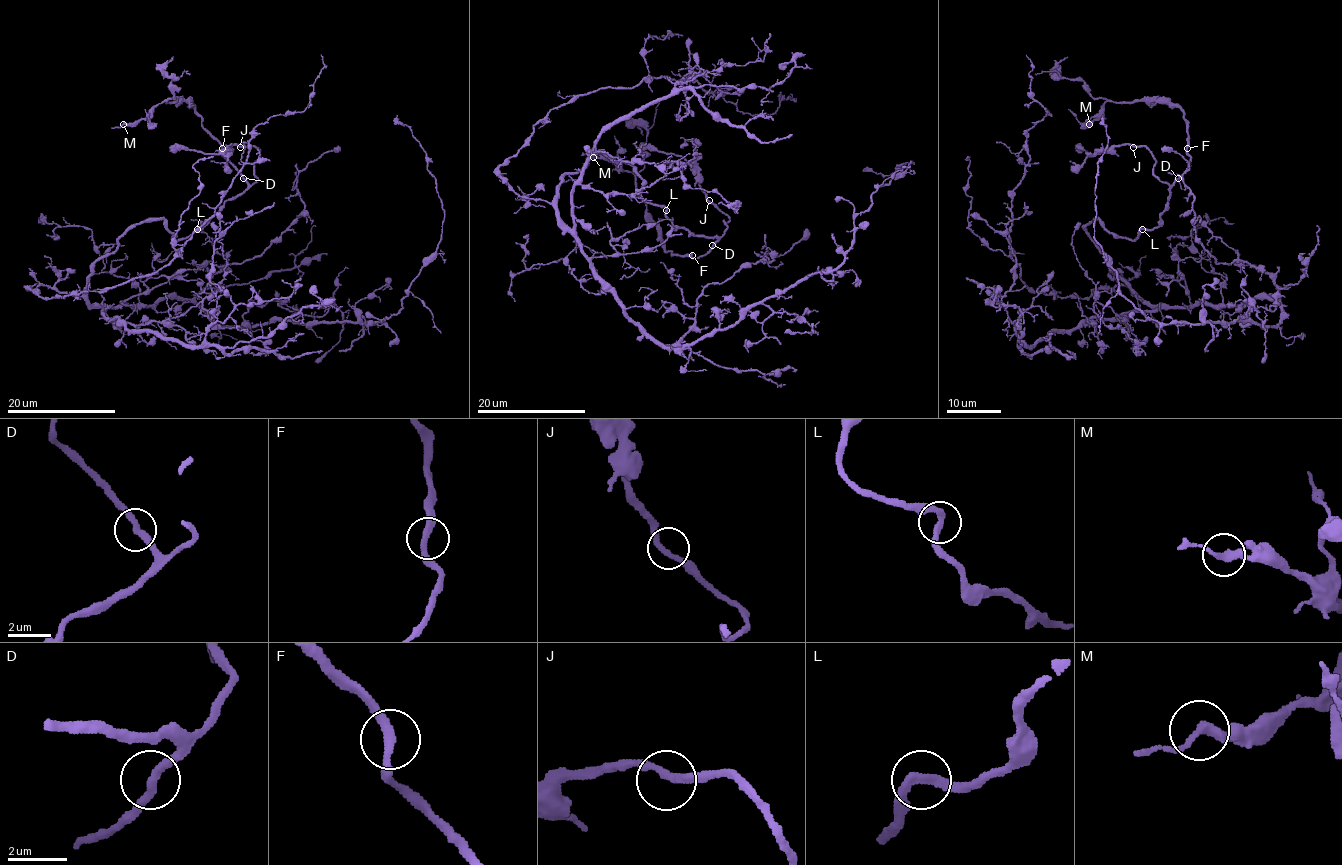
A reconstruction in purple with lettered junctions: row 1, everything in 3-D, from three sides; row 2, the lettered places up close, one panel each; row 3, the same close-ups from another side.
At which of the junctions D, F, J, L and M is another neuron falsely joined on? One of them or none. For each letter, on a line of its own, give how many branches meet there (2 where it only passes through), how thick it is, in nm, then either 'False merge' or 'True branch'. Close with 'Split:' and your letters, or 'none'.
D: Branches: 2. Thickness 280 nm. True branch
F: Branches: 2. Thickness 300 nm. True branch
J: Branches: 2. Thickness 260 nm. True branch
L: Branches: 2. Thickness 280 nm. True branch
M: Branches: 2. Thickness 320 nm. True branch
Split: none

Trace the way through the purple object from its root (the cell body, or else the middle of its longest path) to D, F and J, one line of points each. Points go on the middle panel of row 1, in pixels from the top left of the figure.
D: (590, 259), (559, 215), (557, 185), (598, 153), (628, 161), (646, 200), (712, 245)
F: (590, 259), (559, 215), (557, 185), (598, 153), (628, 161), (642, 196), (674, 226), (718, 240), (692, 255)
J: (590, 259), (559, 215), (557, 185), (598, 153), (628, 161), (642, 196), (689, 233), (727, 228), (709, 200)

